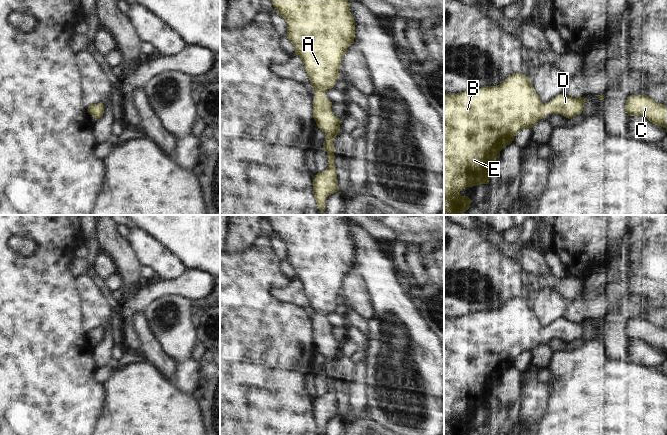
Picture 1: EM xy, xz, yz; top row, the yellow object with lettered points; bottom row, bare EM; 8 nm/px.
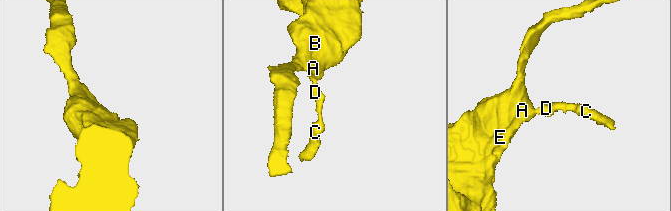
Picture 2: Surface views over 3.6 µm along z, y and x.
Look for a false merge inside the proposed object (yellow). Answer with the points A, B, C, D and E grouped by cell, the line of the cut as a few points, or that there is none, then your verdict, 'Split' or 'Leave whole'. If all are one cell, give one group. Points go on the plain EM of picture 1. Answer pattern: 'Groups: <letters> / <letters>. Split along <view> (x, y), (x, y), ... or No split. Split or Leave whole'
Groups: A B C D E. No split. Leave whole.

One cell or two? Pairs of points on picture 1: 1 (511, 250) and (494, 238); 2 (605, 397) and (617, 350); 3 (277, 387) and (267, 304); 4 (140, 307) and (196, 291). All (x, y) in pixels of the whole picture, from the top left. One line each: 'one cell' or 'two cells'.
1: one cell
2: two cells
3: one cell
4: one cell

